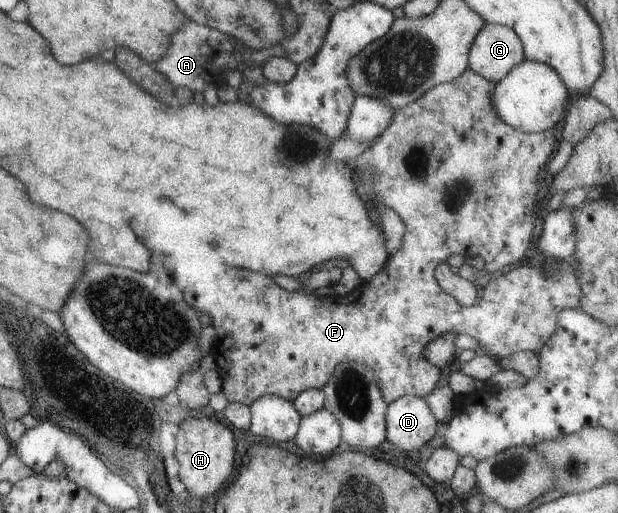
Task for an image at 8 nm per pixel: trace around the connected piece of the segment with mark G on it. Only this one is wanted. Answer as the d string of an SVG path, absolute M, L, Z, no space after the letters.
M485 23L468 50L468 68L496 83L524 59L520 38L505 25Z

